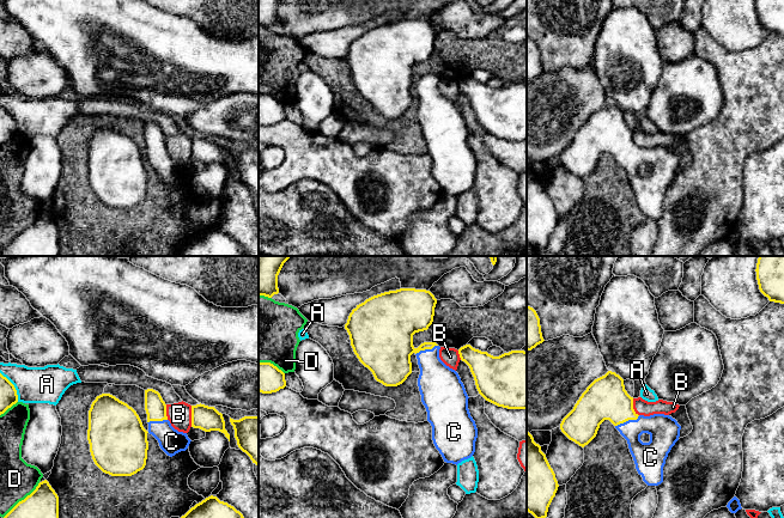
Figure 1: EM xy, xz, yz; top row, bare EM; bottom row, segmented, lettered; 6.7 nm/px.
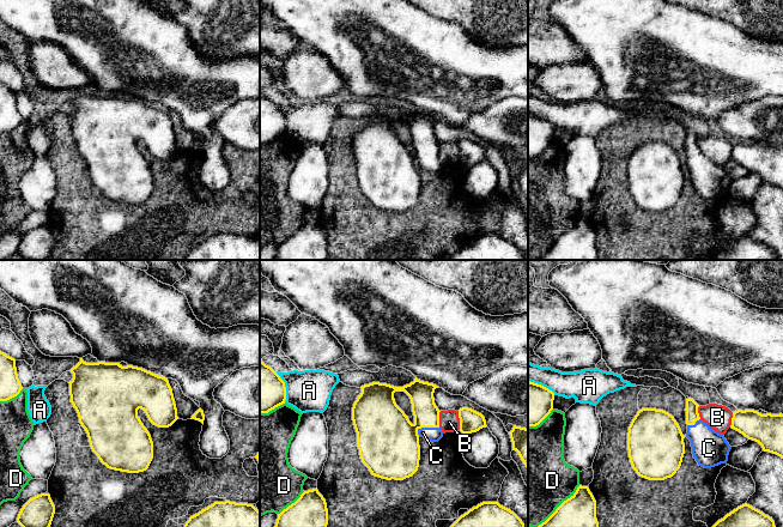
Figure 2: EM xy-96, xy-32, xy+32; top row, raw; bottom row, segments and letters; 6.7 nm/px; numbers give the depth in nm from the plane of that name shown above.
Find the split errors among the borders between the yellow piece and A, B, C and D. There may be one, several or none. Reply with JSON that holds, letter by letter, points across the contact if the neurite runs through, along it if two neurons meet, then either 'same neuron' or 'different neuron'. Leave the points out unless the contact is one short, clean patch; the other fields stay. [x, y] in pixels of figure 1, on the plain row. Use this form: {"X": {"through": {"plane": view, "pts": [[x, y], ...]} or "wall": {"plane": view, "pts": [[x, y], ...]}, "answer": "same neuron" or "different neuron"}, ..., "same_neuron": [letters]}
{"A": {"answer": "different neuron"}, "B": {"answer": "different neuron"}, "C": {"answer": "same neuron"}, "D": {"answer": "different neuron"}, "same_neuron": ["C"]}

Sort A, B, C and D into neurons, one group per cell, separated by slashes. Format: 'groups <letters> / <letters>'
groups A / B / C / D

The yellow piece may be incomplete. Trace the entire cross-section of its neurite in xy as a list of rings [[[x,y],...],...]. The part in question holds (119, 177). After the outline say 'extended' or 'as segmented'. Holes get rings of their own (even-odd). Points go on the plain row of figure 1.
[[[110,126],[96,129],[89,142],[87,172],[95,196],[111,208],[132,208],[147,191],[147,163],[136,144]]]; as segmented

